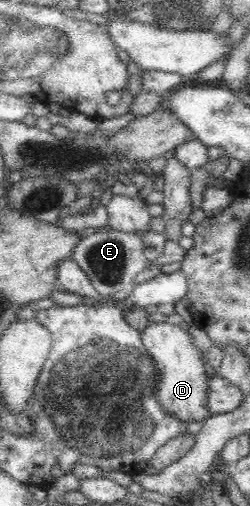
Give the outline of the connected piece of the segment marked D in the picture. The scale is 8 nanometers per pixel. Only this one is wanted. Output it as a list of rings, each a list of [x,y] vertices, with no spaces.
[[[168,321],[150,322],[146,328],[138,329],[140,341],[148,354],[154,359],[158,373],[160,373],[159,387],[156,393],[160,406],[176,418],[188,422],[188,420],[203,421],[210,416],[206,400],[206,376],[210,373],[204,359],[204,355],[196,351],[192,345],[192,338],[186,330]]]

